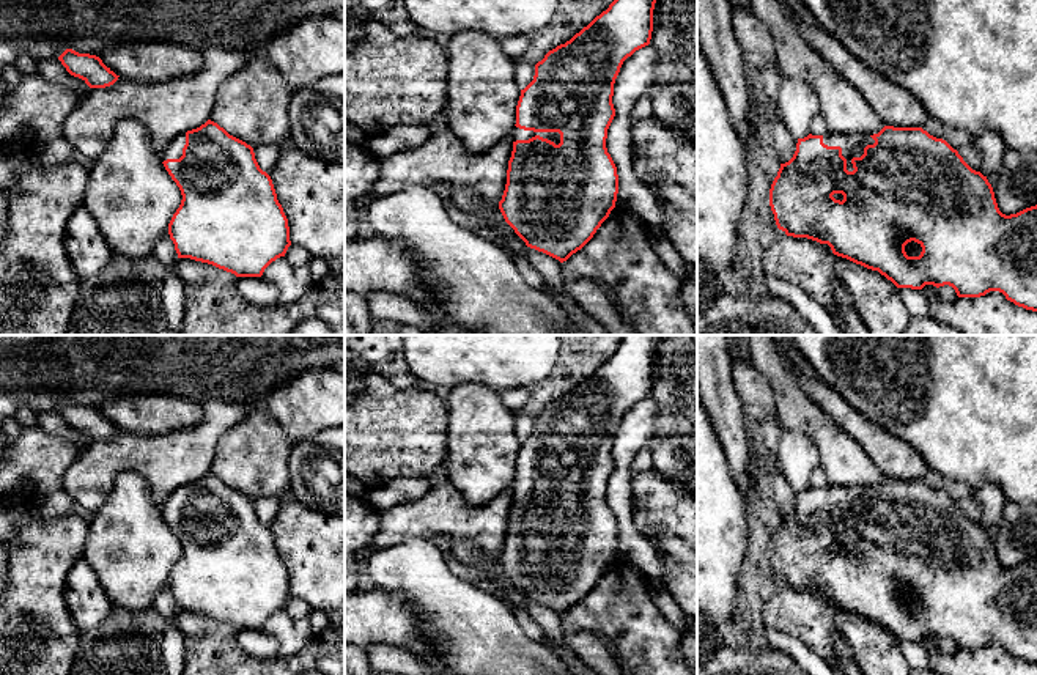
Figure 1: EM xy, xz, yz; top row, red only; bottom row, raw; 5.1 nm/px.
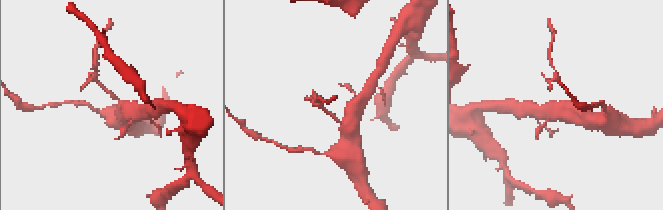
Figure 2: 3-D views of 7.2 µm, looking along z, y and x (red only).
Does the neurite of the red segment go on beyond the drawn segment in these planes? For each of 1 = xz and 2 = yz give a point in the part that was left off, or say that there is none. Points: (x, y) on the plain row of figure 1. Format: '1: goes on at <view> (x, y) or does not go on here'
1: goes on at xz (518, 486)
2: goes on at yz (852, 497)

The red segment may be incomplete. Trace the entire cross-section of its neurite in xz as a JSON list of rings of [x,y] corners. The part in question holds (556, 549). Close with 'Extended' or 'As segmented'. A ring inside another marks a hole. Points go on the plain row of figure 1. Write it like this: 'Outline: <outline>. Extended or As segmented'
Outline: [[[625,335],[606,363],[535,417],[533,433],[521,442],[499,562],[527,599],[560,615],[581,603],[615,560],[618,527],[606,500],[615,469],[614,436],[623,414],[650,397],[661,337]]]. Extended

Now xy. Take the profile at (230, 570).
Outline: [[[208,472],[173,491],[161,511],[183,548],[168,576],[178,610],[208,615],[236,629],[261,629],[272,614],[285,609],[291,598],[288,571],[250,497]]]. Extended

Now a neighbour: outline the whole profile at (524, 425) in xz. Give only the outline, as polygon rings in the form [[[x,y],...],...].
[[[516,415],[515,419],[515,433],[521,442],[524,442],[535,428],[535,417],[533,415]]]

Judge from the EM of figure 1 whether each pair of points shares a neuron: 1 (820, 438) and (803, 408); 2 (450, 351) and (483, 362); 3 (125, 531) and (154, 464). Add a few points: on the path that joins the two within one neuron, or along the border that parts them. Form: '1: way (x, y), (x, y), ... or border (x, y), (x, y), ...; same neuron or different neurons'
1: way (820, 430), (806, 416); same neuron
2: way (458, 351), (472, 351), (476, 354); same neuron
3: border (115, 477), (134, 471), (159, 507); different neurons

